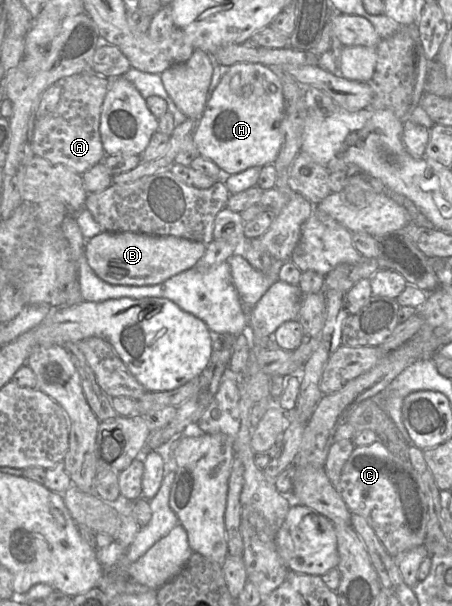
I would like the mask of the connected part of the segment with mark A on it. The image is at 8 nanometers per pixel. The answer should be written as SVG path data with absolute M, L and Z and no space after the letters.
M92 71L60 80L62 94L53 112L36 119L32 140L34 155L53 164L62 164L82 175L106 156L100 136L102 105L109 88L109 78Z

